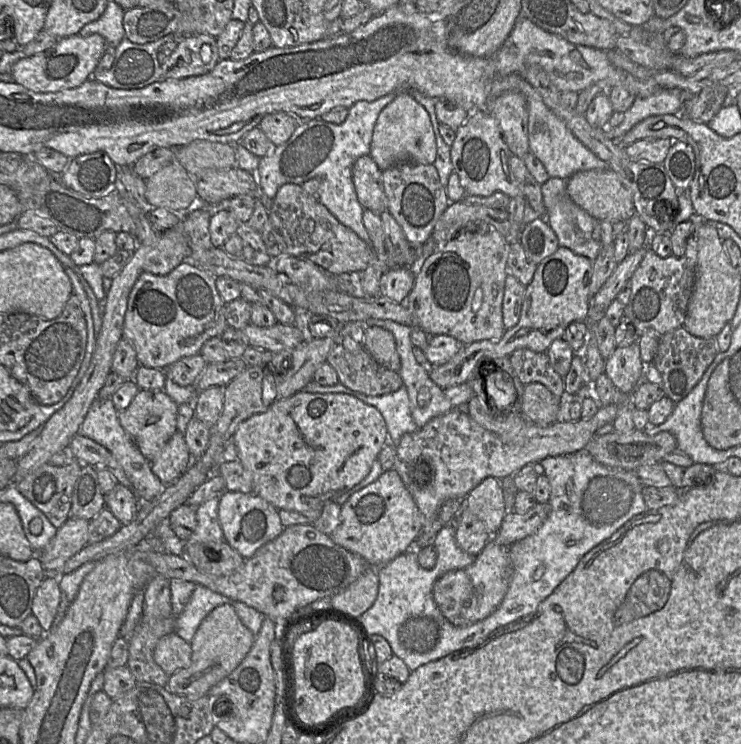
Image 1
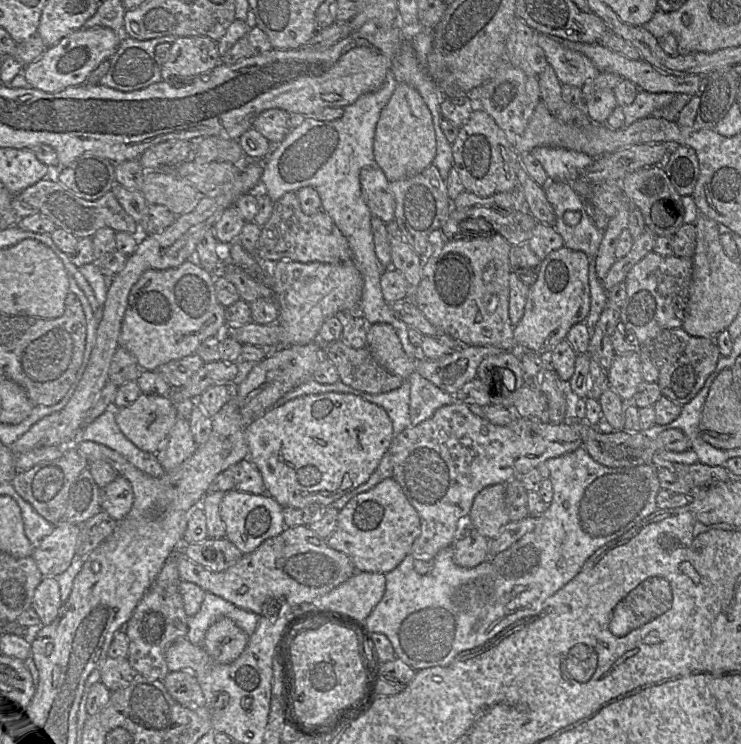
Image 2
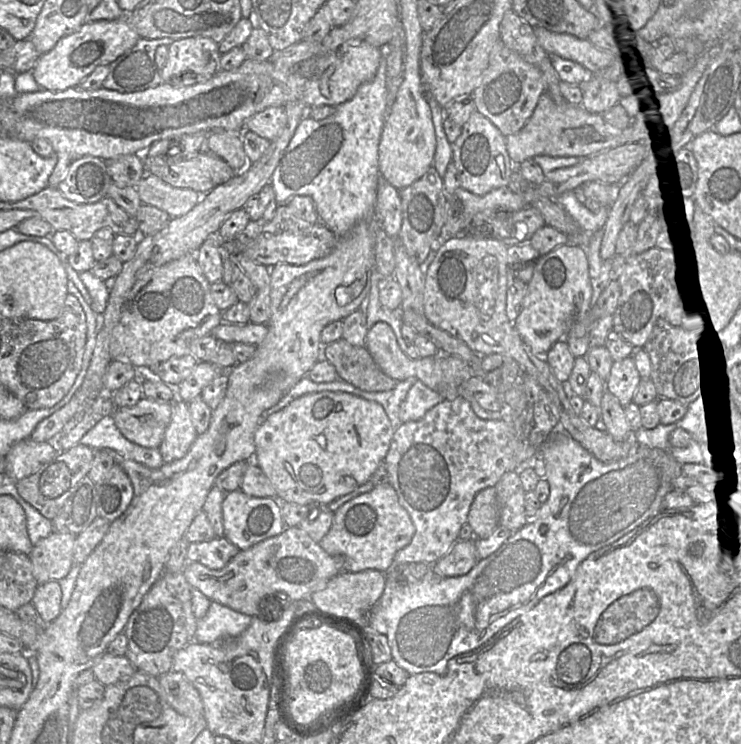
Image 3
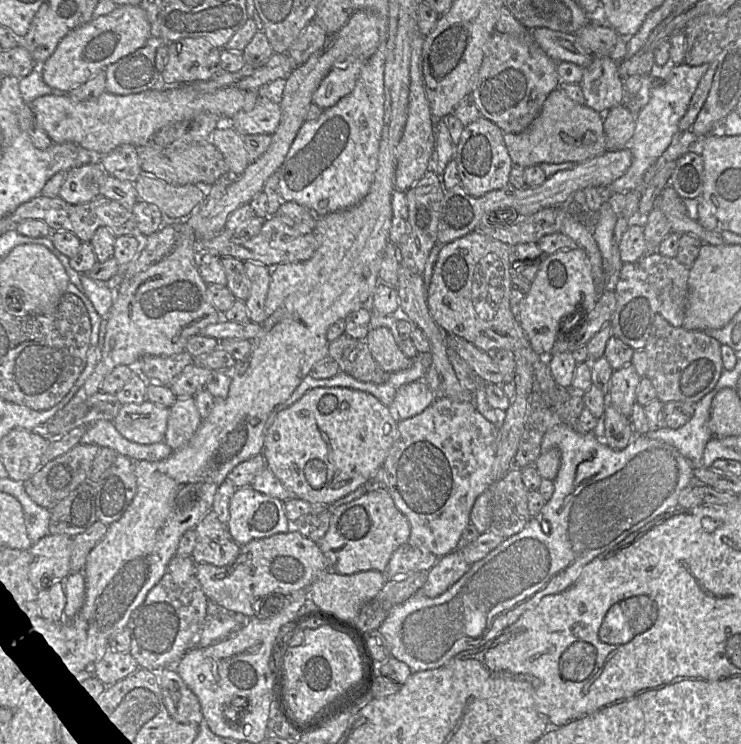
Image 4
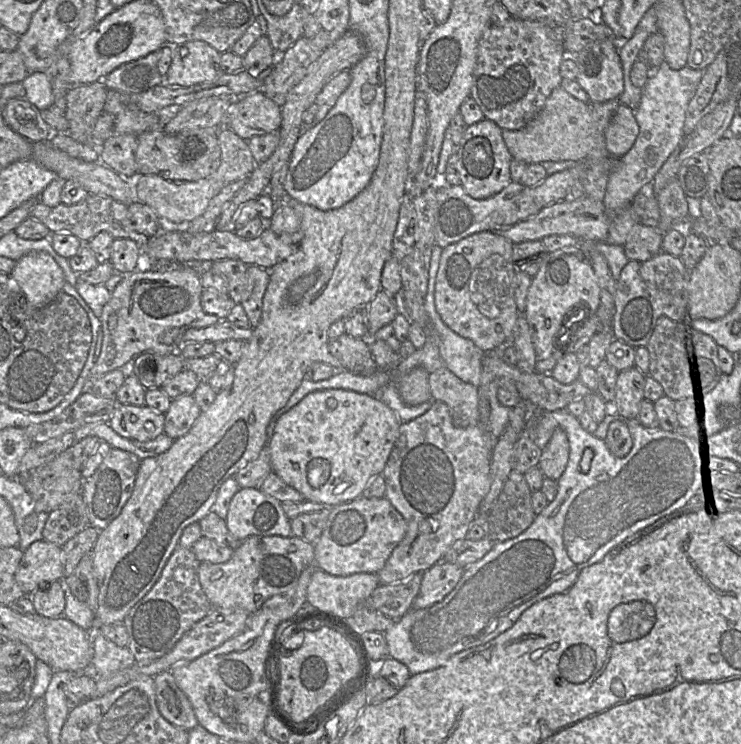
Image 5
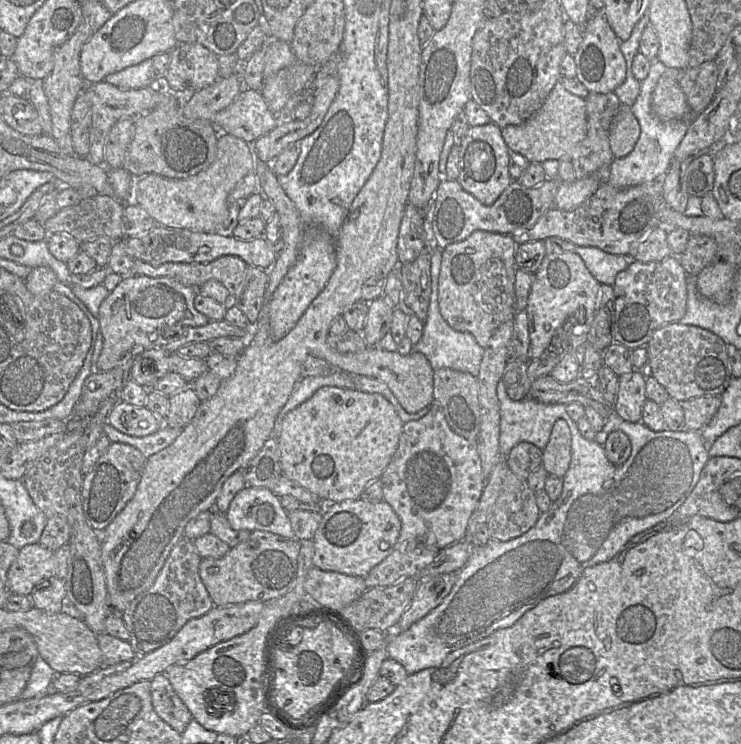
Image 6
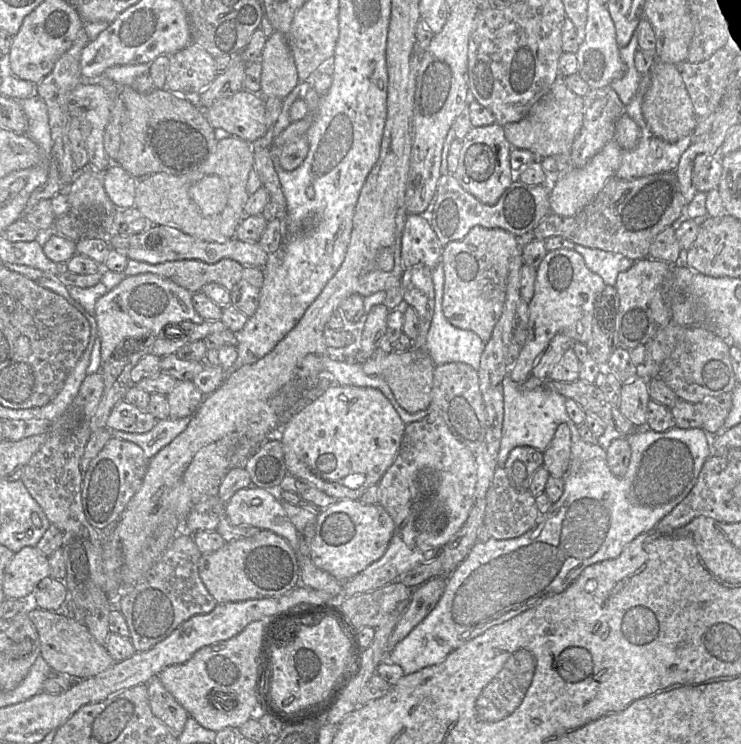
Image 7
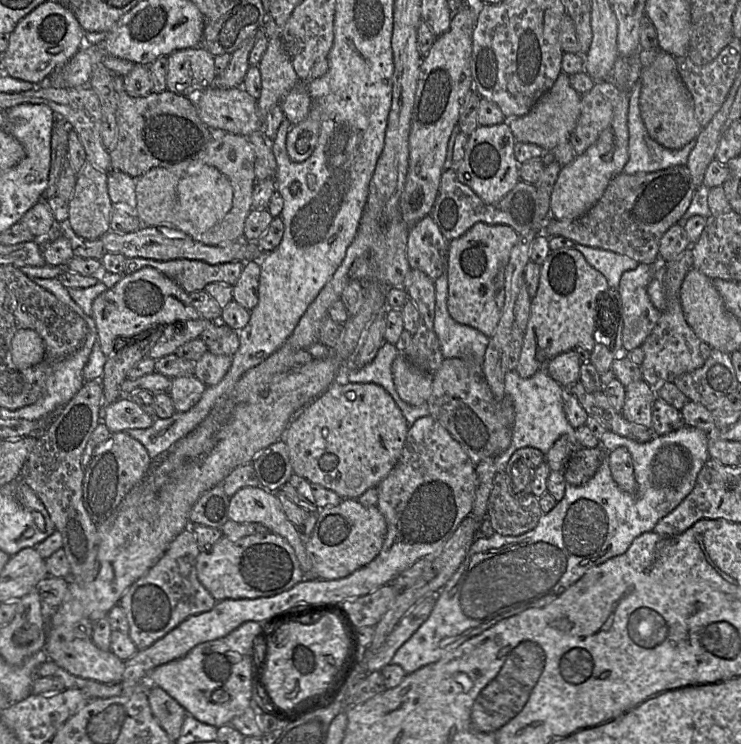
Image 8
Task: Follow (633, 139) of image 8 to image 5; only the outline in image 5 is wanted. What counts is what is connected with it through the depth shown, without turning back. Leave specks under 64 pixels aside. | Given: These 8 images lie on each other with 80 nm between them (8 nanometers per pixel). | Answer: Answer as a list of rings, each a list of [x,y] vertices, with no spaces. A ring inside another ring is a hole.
[[[666,61],[657,69],[651,69],[651,74],[642,88],[641,101],[634,110],[639,125],[637,139],[628,153],[618,159],[609,174],[603,200],[609,213],[615,213],[631,206],[635,195],[651,186],[658,171],[677,148],[684,136],[687,106],[704,72],[703,69],[692,69],[687,66],[674,70]]]

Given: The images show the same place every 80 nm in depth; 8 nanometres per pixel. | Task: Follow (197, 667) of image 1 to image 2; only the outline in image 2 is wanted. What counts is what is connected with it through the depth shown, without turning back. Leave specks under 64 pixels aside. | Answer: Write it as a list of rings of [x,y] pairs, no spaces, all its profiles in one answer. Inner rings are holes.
[[[230,618],[217,619],[206,631],[202,648],[219,664],[234,662],[247,646],[249,636]],[[186,670],[169,671],[162,680],[171,697],[179,704],[196,709],[205,706],[205,698],[196,678]]]

